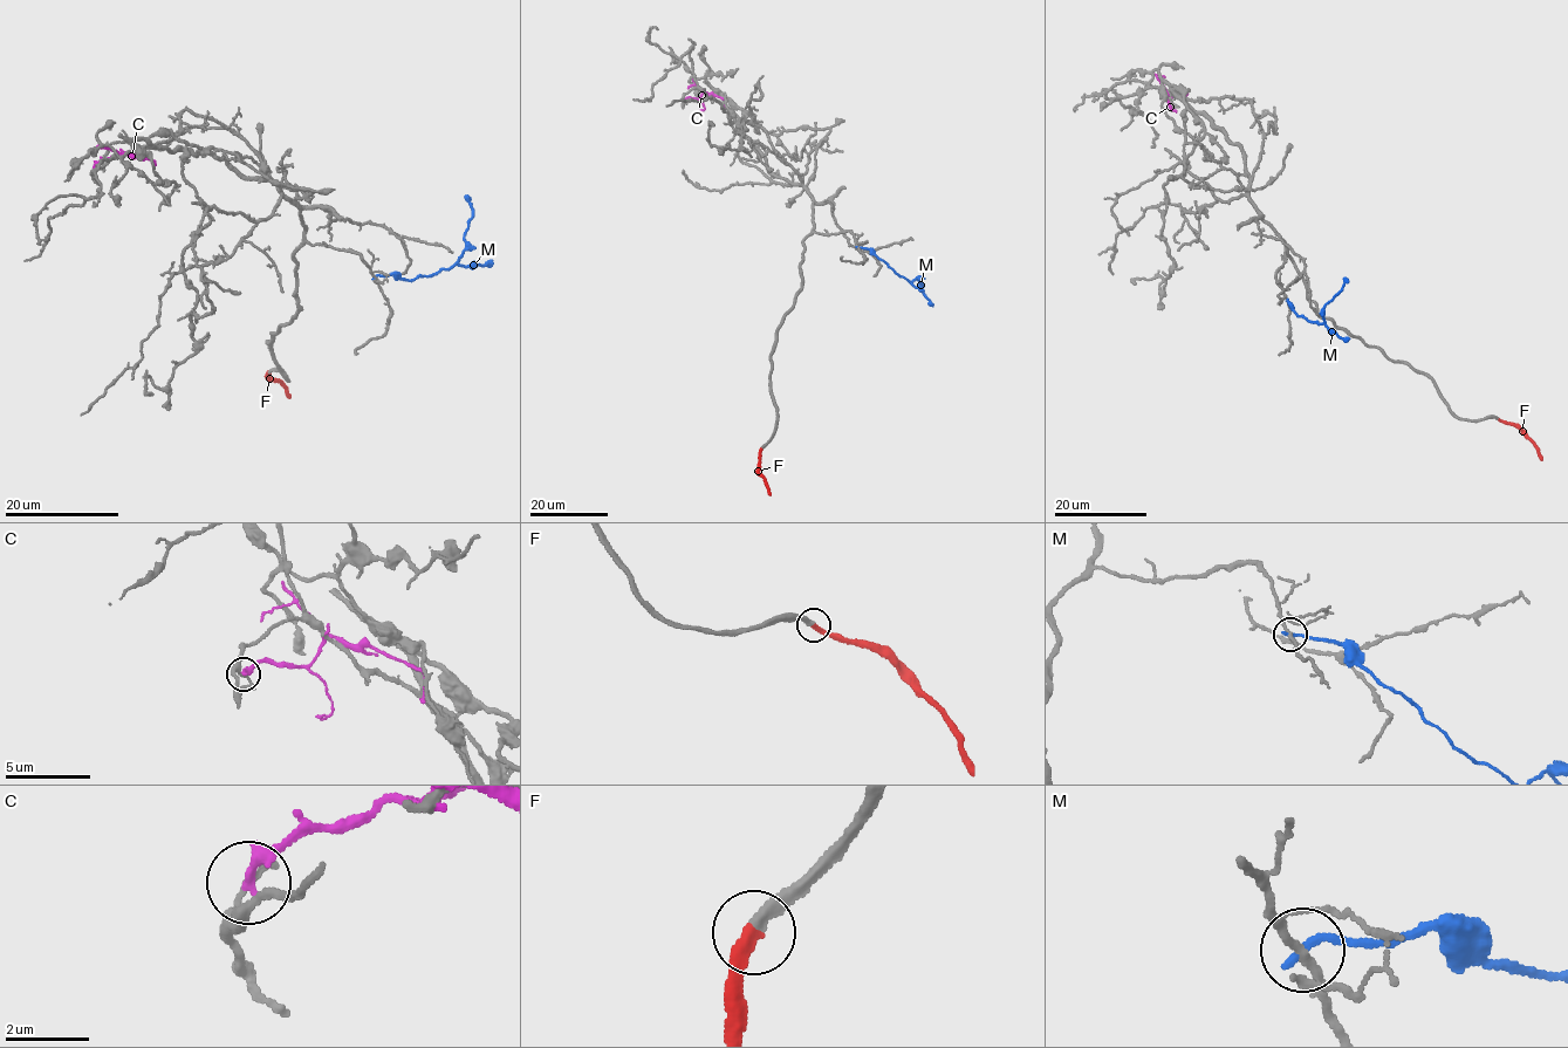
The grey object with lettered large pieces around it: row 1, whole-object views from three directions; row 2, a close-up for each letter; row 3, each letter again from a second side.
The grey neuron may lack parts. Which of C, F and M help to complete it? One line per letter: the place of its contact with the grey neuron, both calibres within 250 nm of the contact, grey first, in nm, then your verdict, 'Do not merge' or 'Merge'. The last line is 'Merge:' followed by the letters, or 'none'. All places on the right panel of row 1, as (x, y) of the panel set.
C: Touches grey at (1173, 95). Thickness 200 nm (grey) against 320 nm. Do not merge
F: Touches grey at (1498, 418). Thickness 320 nm (grey) against 320 nm. Merge
M: Touches grey at (1287, 300). Thickness 200 nm (grey) against 220 nm. Do not merge
Merge: F

